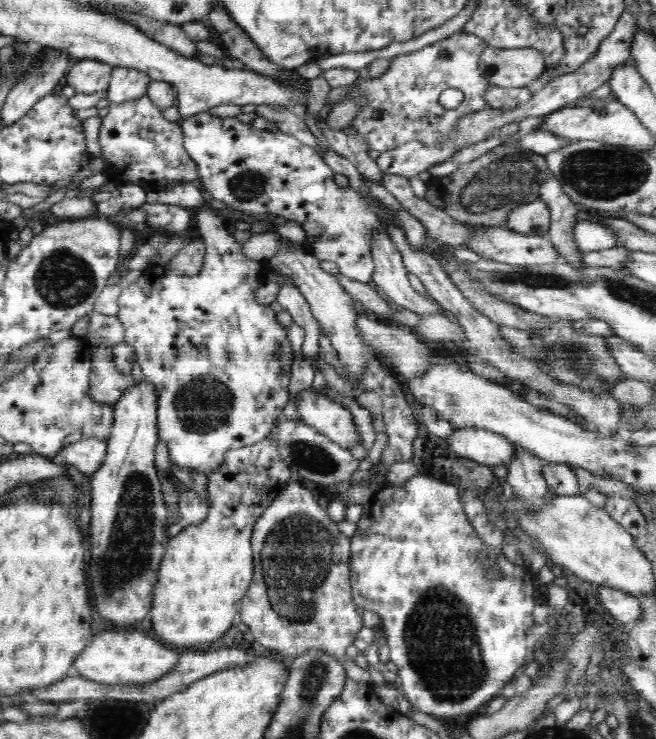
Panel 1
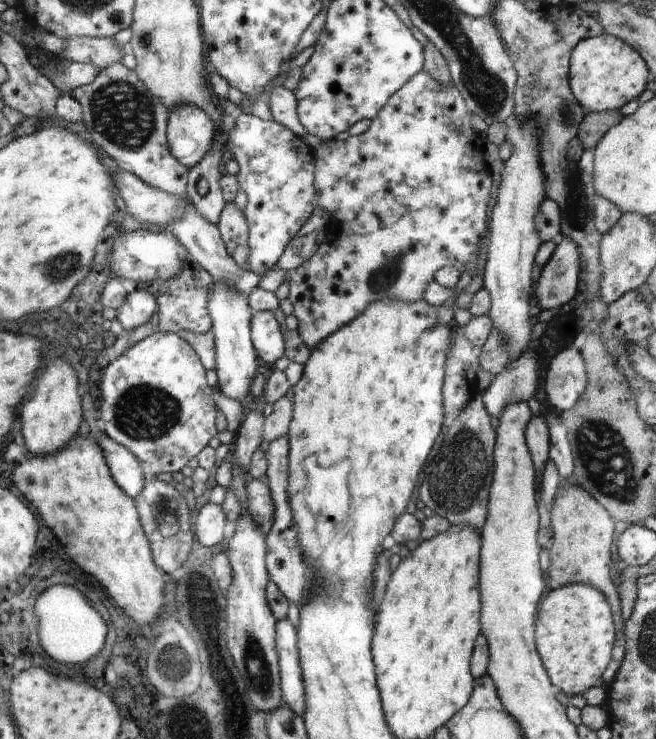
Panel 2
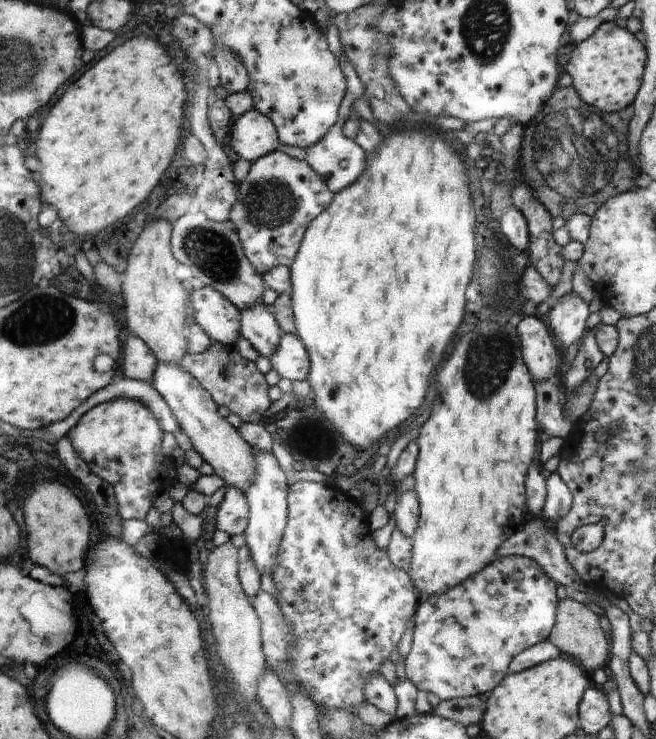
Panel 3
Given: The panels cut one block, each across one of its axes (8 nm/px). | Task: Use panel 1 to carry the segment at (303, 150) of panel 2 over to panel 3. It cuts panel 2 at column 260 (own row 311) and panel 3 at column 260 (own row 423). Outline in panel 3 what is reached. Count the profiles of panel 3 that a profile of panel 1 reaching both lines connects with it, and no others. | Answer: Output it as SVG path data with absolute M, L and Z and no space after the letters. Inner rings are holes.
M279 150L256 159L240 184L238 202L229 212L229 222L241 237L250 264L262 277L279 265L290 268L308 225L330 206L334 192L307 161Z

